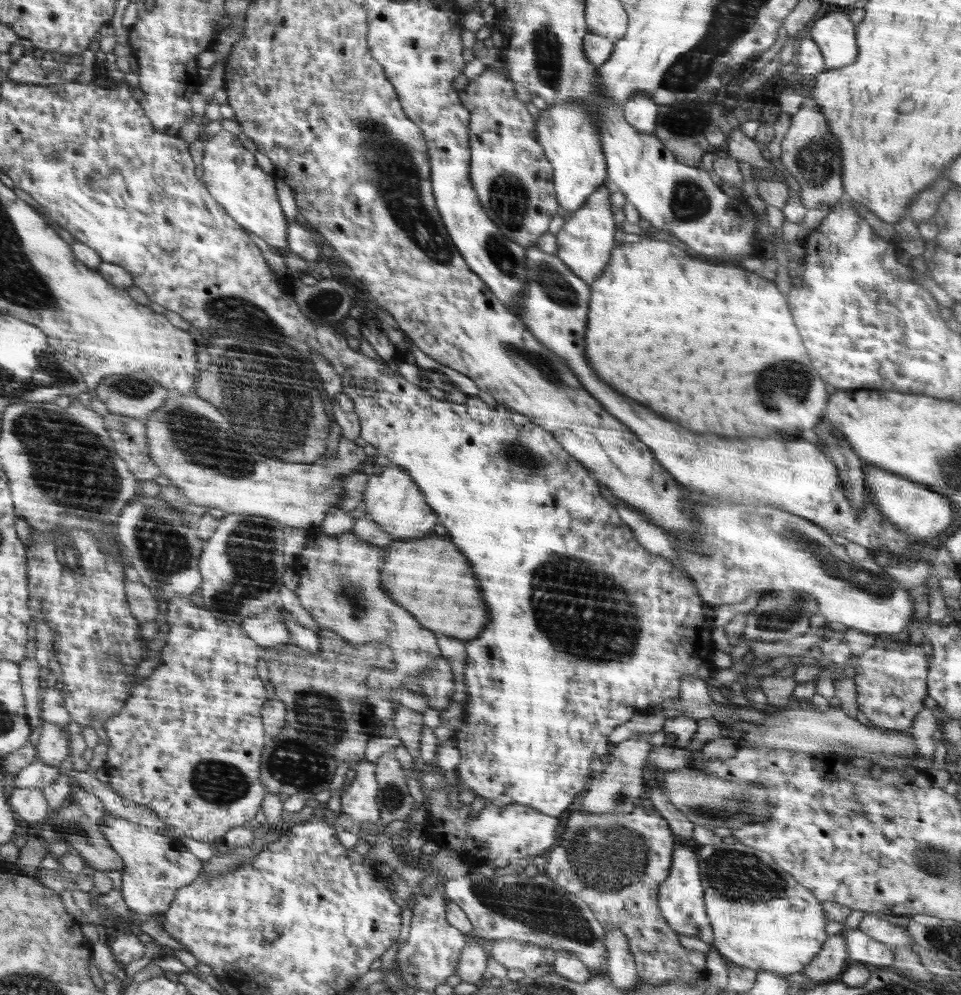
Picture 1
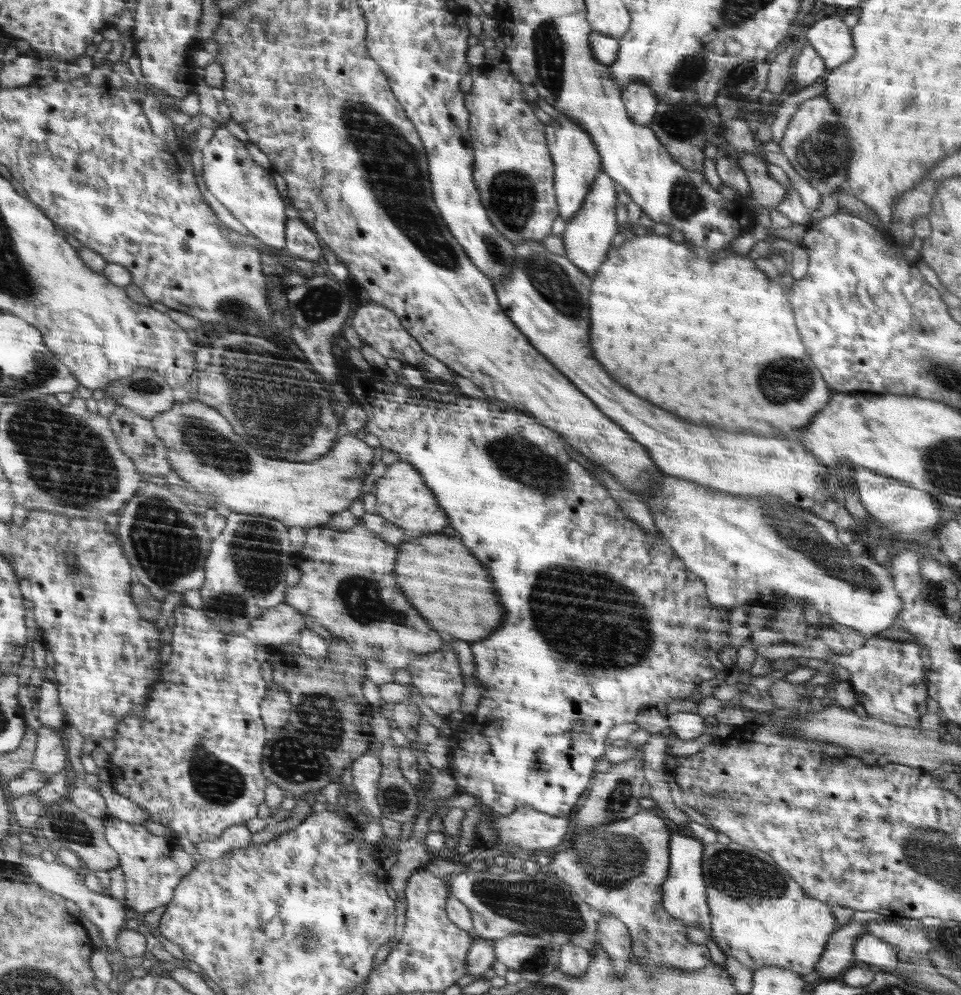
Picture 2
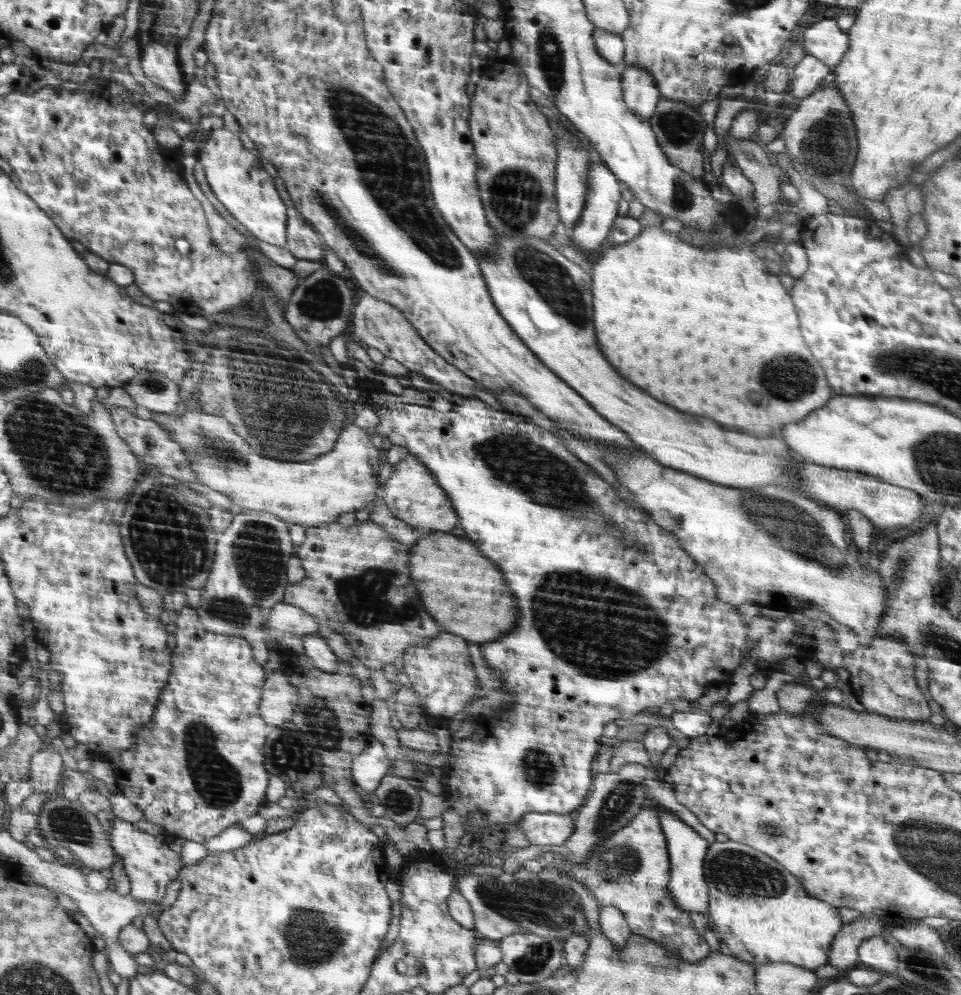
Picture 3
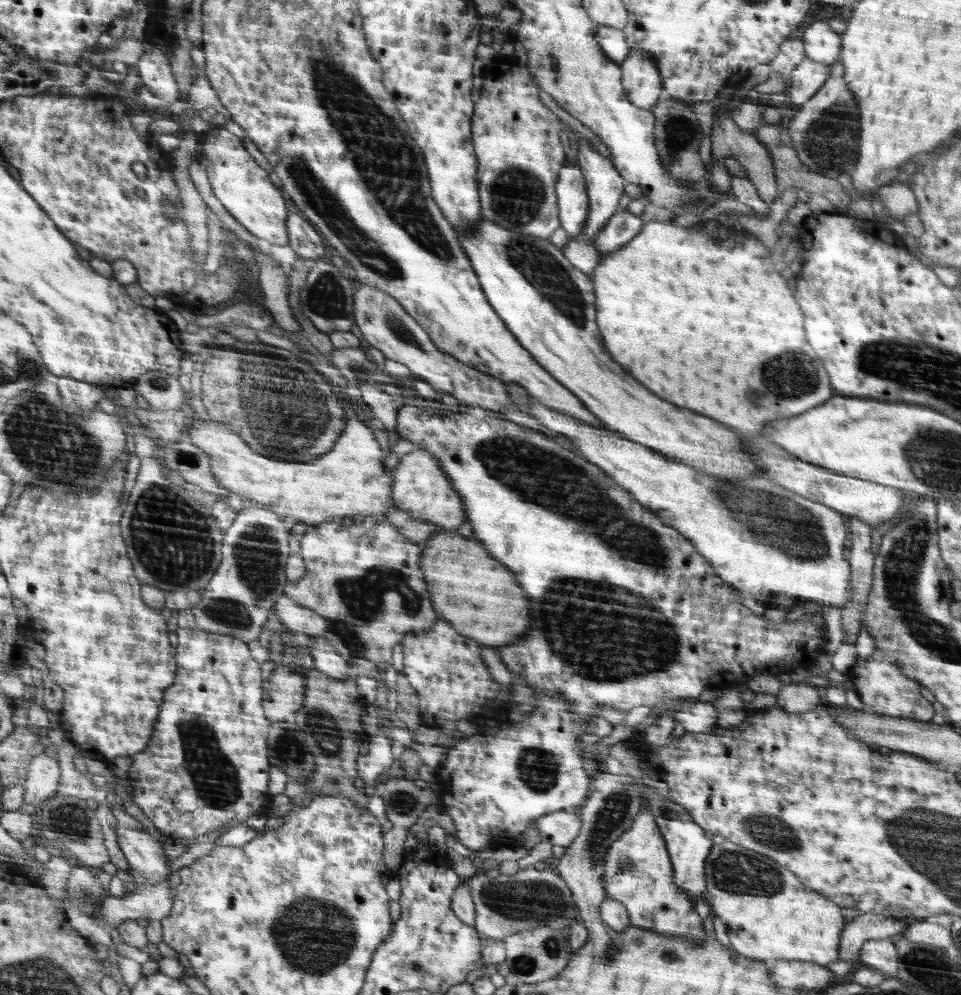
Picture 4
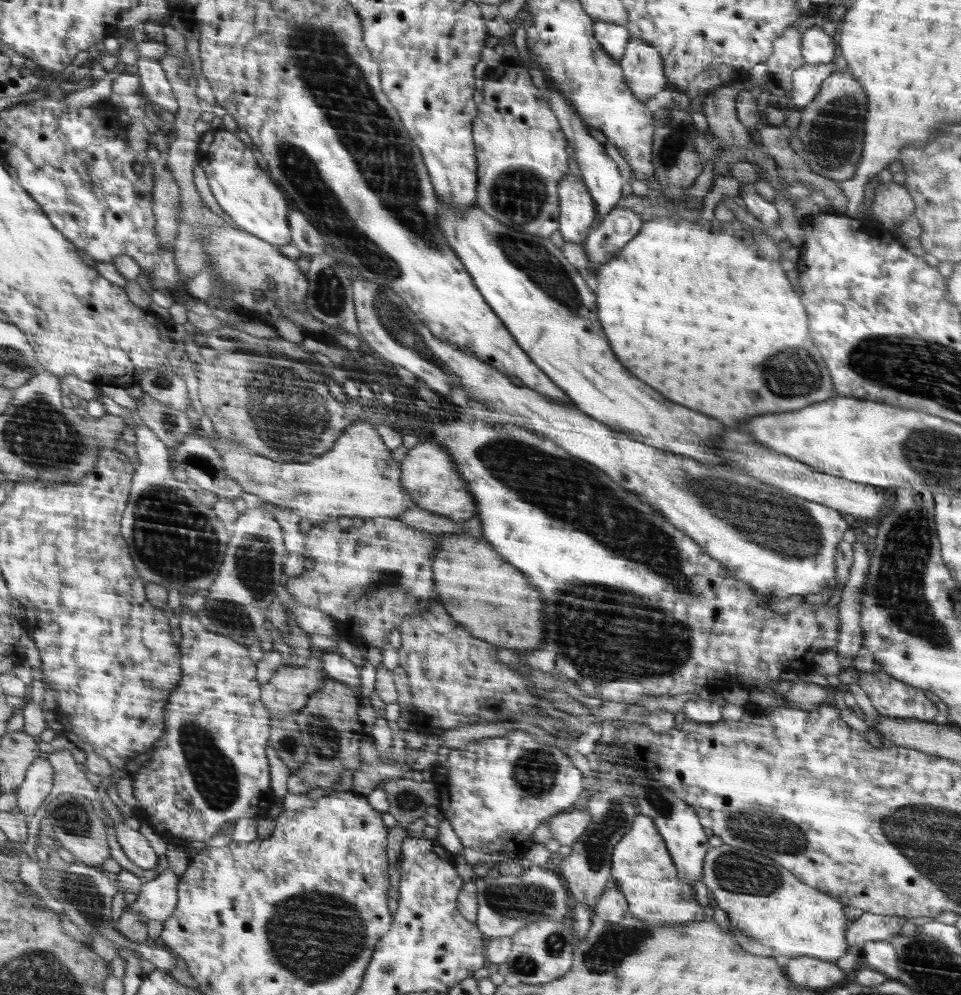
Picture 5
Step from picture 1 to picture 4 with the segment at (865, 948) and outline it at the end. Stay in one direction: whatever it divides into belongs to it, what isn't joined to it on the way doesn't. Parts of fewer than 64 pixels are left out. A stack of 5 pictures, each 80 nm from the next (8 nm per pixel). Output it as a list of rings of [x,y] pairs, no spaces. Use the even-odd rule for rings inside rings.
[[[889,939],[867,940],[859,950],[858,959],[868,967],[878,968],[879,971],[888,974],[898,972],[897,950]]]

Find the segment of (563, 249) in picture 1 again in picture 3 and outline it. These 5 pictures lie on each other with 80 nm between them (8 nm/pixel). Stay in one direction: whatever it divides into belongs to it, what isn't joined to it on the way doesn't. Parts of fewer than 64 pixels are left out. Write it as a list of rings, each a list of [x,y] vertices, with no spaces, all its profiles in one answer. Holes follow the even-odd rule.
[[[594,158],[594,162],[591,160],[588,206],[585,208],[580,222],[569,230],[571,233],[569,242],[574,243],[585,254],[591,254],[591,252],[596,252],[599,248],[602,248],[602,244],[609,240],[610,229],[614,224],[614,220],[619,216],[618,209],[620,200],[620,181],[618,181],[618,178],[610,172],[608,165],[604,161],[598,161],[596,158]]]

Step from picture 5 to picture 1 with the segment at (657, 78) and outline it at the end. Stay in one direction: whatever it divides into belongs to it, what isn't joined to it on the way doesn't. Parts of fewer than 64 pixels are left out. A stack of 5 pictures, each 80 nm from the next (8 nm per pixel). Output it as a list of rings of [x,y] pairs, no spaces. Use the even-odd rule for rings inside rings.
[[[639,92],[626,101],[623,115],[632,128],[651,134],[655,131],[658,107],[648,95]]]

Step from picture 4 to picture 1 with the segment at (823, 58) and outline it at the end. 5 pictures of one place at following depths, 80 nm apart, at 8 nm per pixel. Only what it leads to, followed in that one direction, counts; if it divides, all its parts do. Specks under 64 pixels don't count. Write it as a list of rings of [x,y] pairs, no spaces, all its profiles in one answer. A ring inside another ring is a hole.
[[[848,12],[826,13],[812,20],[808,31],[825,58],[826,71],[848,66],[856,60],[856,29]]]

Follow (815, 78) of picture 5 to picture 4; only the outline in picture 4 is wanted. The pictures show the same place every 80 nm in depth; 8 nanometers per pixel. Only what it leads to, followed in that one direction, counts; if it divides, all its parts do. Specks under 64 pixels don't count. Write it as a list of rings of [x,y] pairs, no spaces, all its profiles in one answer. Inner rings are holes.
[[[806,57],[792,71],[786,93],[794,106],[799,107],[820,90],[829,76],[830,65]]]

